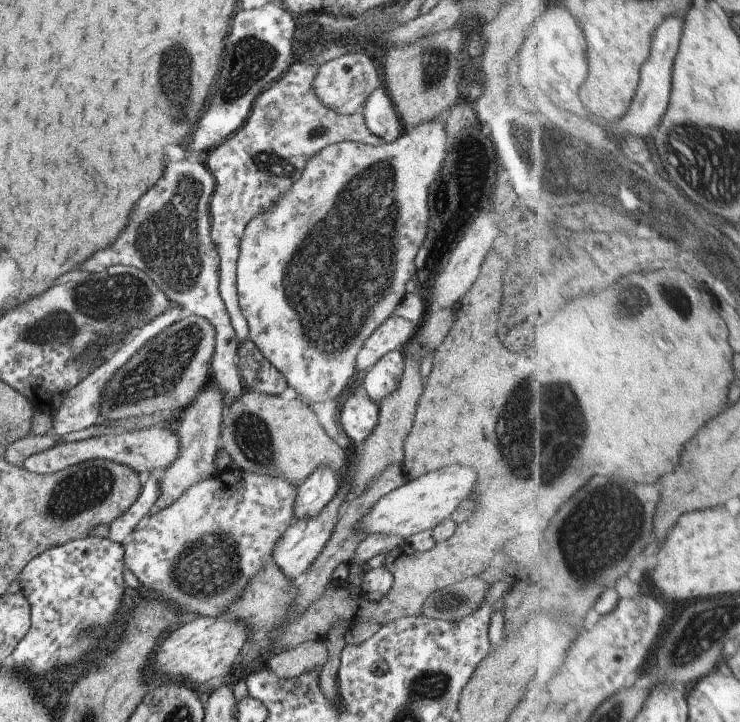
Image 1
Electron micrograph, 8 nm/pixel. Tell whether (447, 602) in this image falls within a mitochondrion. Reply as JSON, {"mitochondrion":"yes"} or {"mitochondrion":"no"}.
{"mitochondrion":"yes"}

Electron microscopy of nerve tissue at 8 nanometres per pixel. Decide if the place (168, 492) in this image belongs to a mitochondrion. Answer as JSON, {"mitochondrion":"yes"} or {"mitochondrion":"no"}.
{"mitochondrion":"no"}

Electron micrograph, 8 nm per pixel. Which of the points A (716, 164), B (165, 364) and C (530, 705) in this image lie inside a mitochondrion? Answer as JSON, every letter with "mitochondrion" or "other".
{"A":"mitochondrion","B":"mitochondrion","C":"other"}

